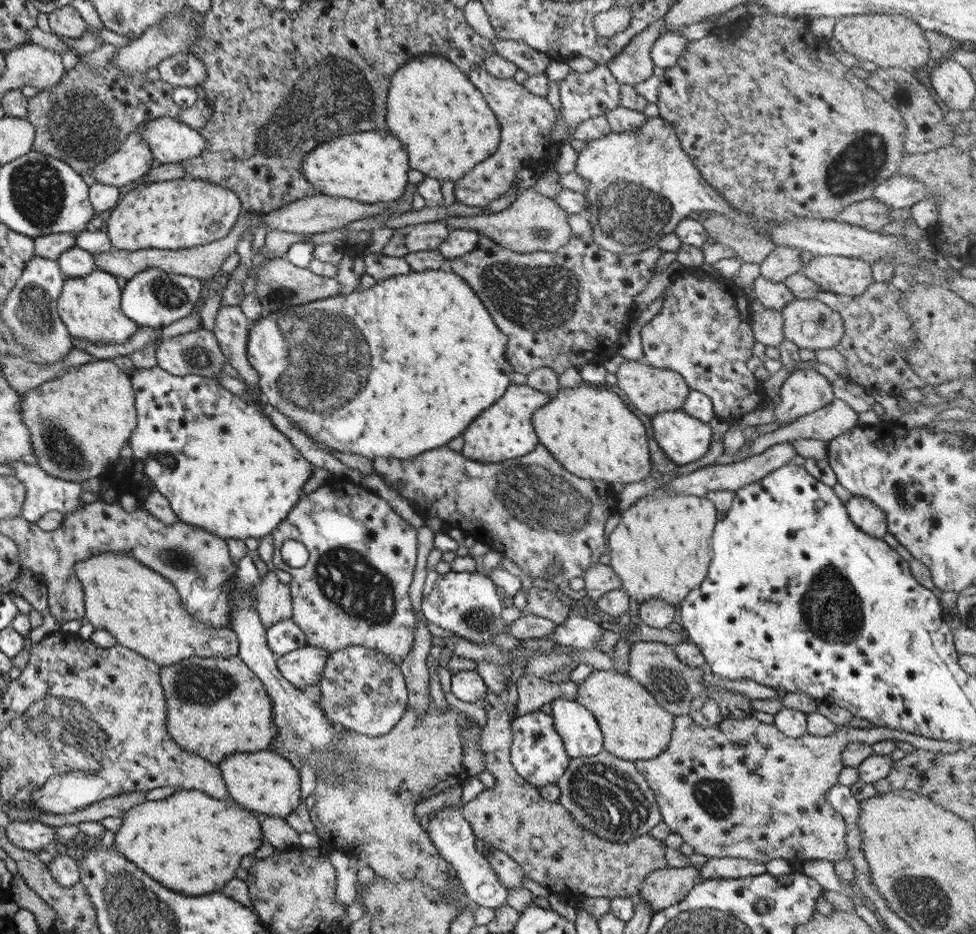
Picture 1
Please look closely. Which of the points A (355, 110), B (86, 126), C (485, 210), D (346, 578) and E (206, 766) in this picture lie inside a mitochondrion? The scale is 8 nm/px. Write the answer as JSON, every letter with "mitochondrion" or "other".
{"A":"mitochondrion","B":"mitochondrion","C":"other","D":"mitochondrion","E":"other"}

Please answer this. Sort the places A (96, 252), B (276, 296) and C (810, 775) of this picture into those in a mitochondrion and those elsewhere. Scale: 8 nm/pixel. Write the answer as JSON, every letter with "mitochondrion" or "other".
{"A":"other","B":"mitochondrion","C":"other"}

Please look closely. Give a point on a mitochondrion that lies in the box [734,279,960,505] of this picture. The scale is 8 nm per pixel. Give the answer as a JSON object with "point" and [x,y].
{"point":[823,321]}

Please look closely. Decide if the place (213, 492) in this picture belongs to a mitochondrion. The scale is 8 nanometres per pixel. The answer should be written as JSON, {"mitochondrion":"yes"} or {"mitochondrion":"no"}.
{"mitochondrion":"no"}

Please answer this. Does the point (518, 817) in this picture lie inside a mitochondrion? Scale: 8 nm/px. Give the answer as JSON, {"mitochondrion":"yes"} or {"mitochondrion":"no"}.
{"mitochondrion":"no"}

